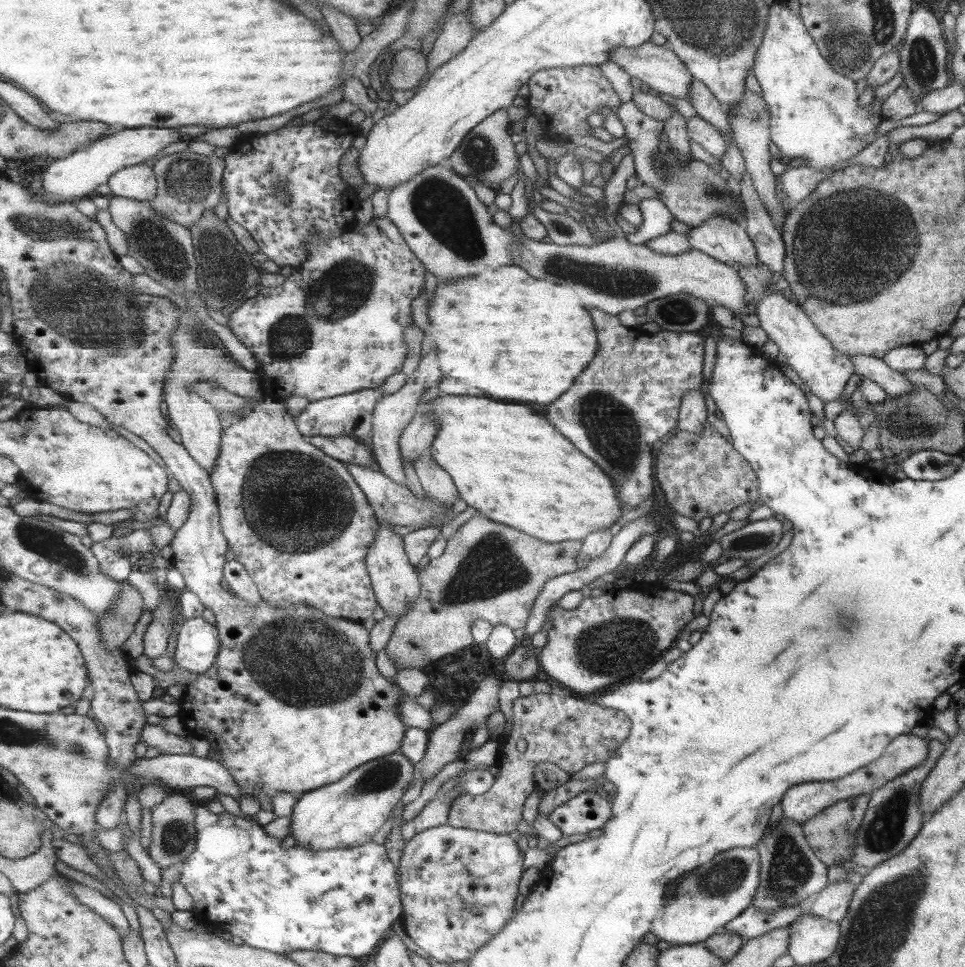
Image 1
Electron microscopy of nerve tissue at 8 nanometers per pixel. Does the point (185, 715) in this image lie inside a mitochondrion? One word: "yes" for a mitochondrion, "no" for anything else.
no

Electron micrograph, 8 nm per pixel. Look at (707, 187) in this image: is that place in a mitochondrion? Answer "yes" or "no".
yes

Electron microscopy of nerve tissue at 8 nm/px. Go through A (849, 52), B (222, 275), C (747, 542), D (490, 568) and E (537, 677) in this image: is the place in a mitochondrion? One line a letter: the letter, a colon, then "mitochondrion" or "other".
A: mitochondrion
B: mitochondrion
C: mitochondrion
D: mitochondrion
E: other

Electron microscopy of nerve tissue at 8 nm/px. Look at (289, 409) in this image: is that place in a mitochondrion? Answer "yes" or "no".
no

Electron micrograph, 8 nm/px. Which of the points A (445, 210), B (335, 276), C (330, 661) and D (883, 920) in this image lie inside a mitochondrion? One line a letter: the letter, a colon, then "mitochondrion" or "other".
A: mitochondrion
B: other
C: mitochondrion
D: mitochondrion

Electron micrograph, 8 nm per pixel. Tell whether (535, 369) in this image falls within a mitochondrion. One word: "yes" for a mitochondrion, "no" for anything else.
no

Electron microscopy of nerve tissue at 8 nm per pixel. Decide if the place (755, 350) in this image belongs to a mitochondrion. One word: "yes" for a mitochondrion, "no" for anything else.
no

